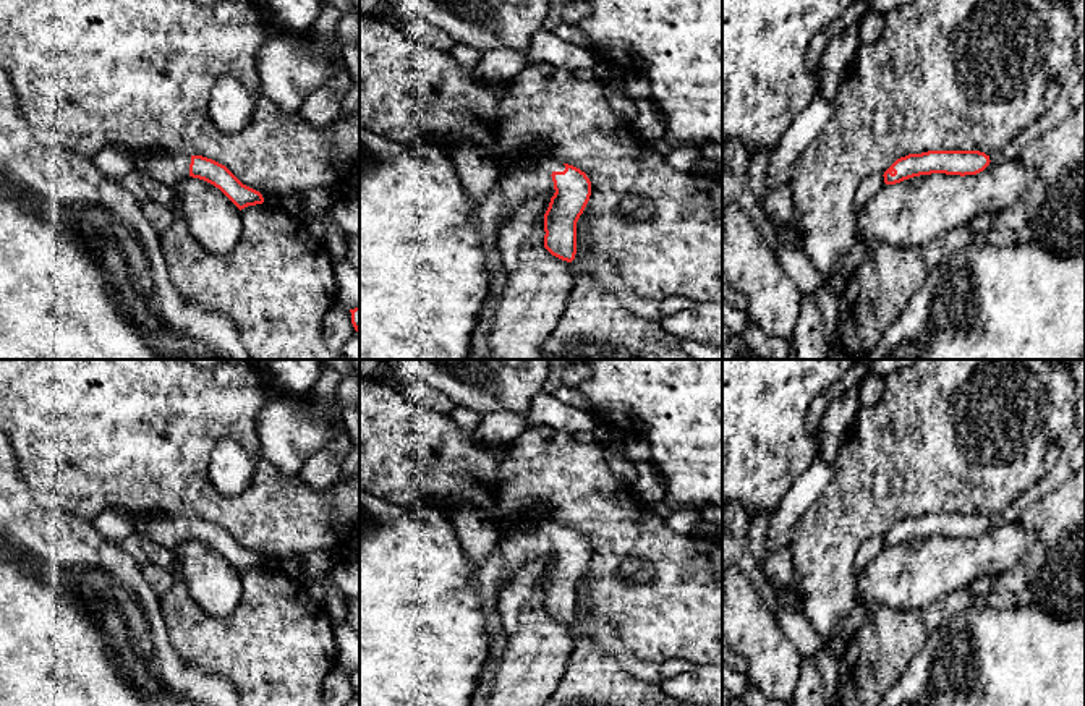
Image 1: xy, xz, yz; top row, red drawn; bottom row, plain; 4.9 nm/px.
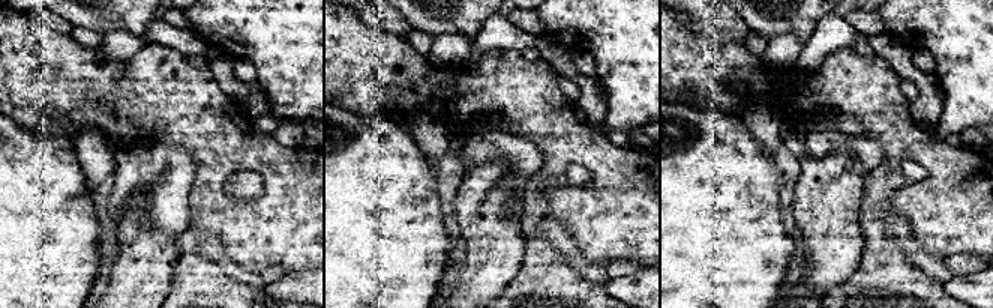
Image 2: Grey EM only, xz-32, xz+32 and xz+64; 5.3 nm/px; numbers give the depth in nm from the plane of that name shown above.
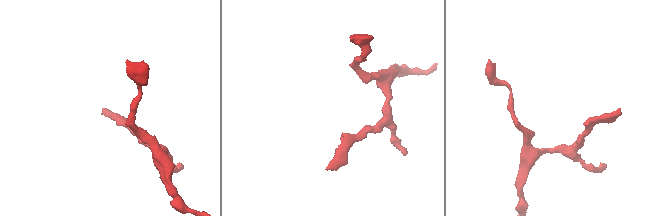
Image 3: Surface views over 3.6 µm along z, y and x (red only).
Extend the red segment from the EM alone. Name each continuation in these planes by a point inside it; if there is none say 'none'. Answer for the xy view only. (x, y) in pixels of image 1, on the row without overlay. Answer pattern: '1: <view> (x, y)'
1: xy (169, 531)

